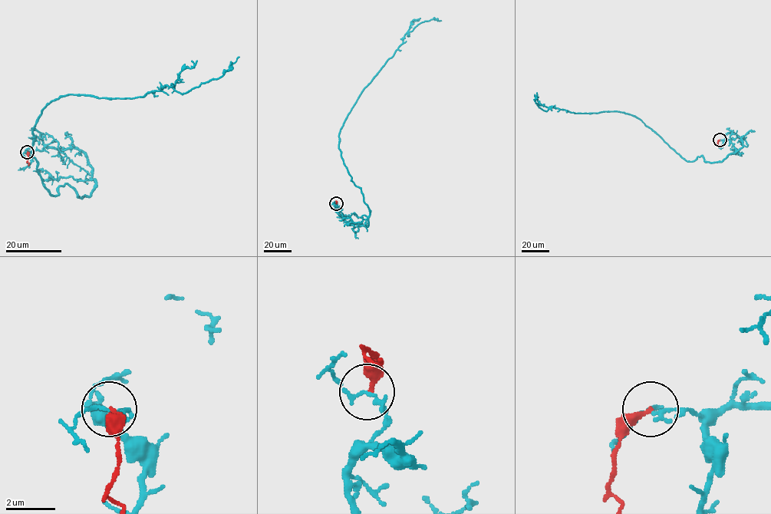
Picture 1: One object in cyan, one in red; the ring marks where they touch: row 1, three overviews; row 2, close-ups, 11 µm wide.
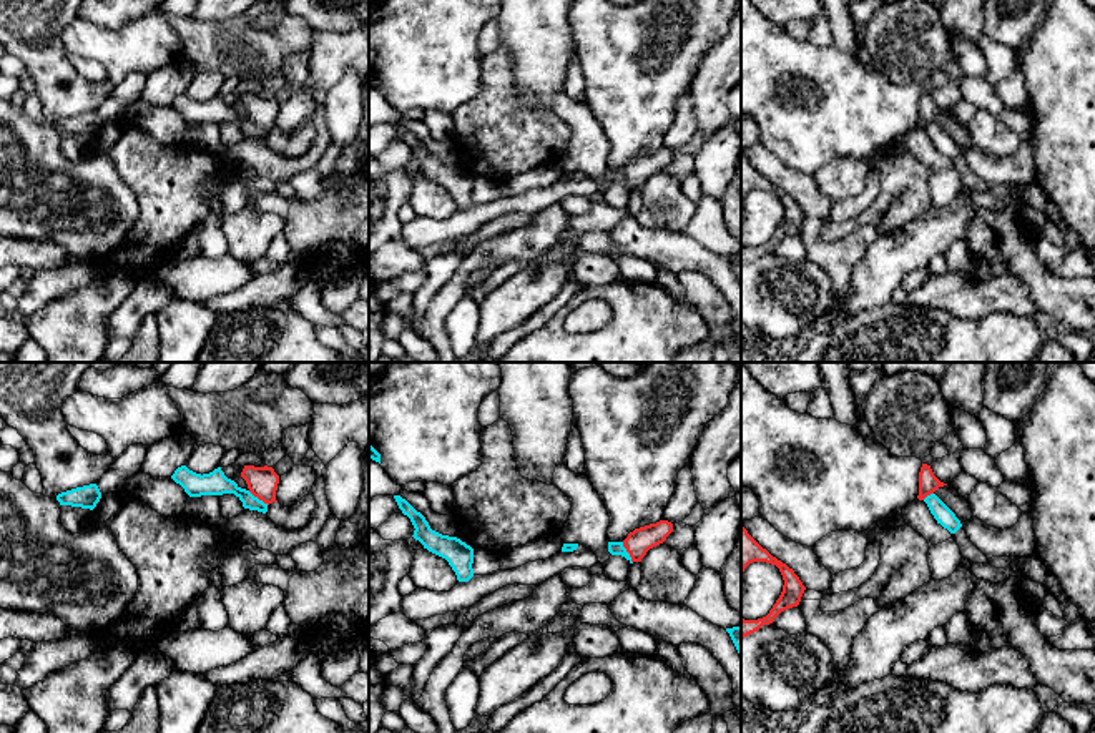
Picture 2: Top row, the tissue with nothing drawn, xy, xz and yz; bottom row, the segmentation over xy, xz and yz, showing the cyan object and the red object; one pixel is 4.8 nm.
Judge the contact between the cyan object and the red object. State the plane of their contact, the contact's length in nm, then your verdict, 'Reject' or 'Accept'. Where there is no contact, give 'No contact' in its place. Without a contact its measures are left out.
Touches cyan in xz. Shared border 120 nm. Reject

